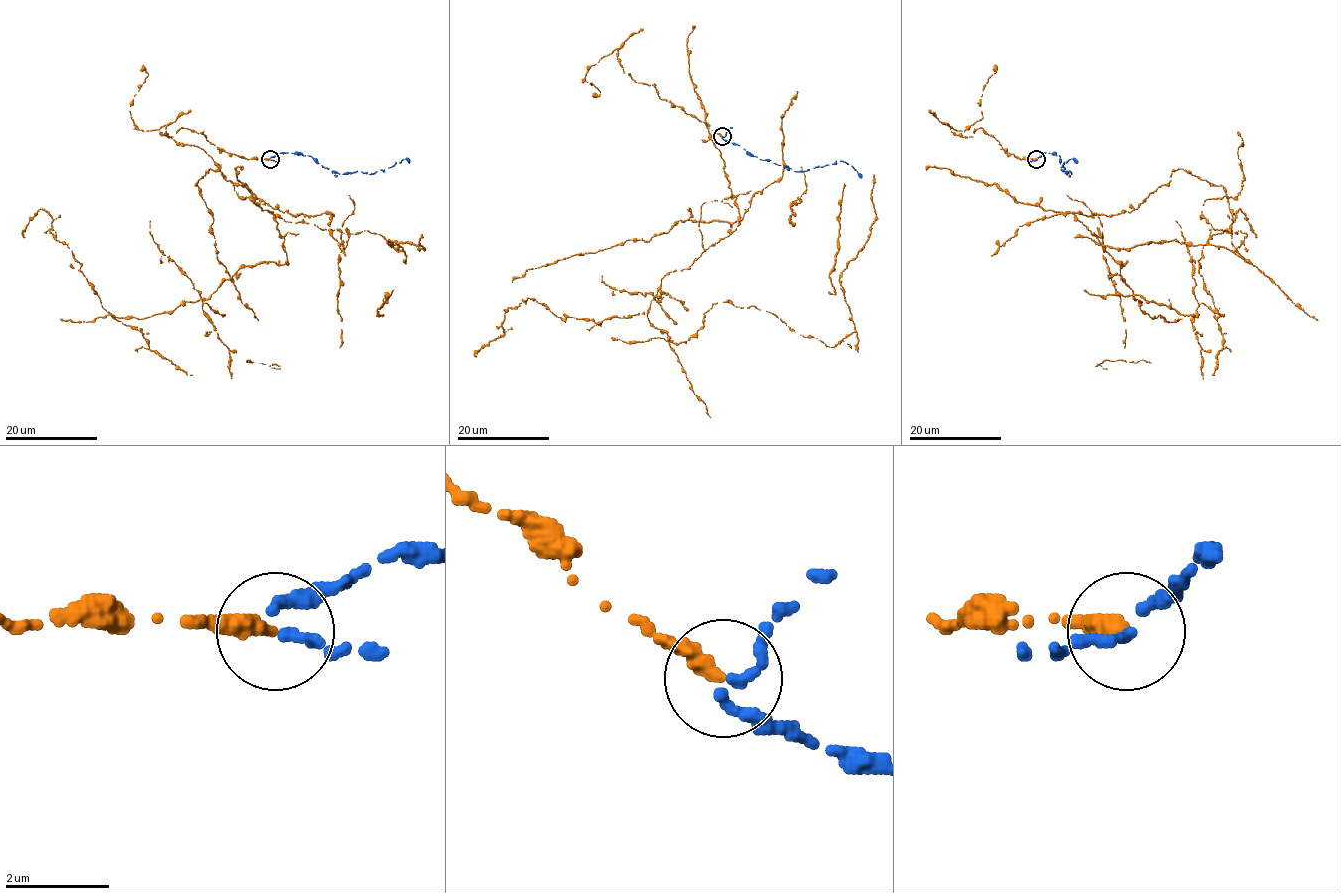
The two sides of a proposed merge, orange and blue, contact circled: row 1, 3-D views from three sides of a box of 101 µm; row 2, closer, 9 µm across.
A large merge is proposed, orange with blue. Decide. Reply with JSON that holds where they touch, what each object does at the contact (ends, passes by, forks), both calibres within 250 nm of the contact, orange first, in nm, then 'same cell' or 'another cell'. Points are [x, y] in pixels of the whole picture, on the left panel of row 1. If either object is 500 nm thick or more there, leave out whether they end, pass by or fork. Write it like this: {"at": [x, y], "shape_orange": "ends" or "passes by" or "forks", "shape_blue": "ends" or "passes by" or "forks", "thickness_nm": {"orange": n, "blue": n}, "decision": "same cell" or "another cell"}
{"at": [270, 159], "shape_orange": "ends", "shape_blue": "passes by", "thickness_nm": {"orange": 320, "blue": 180}, "decision": "another cell"}

